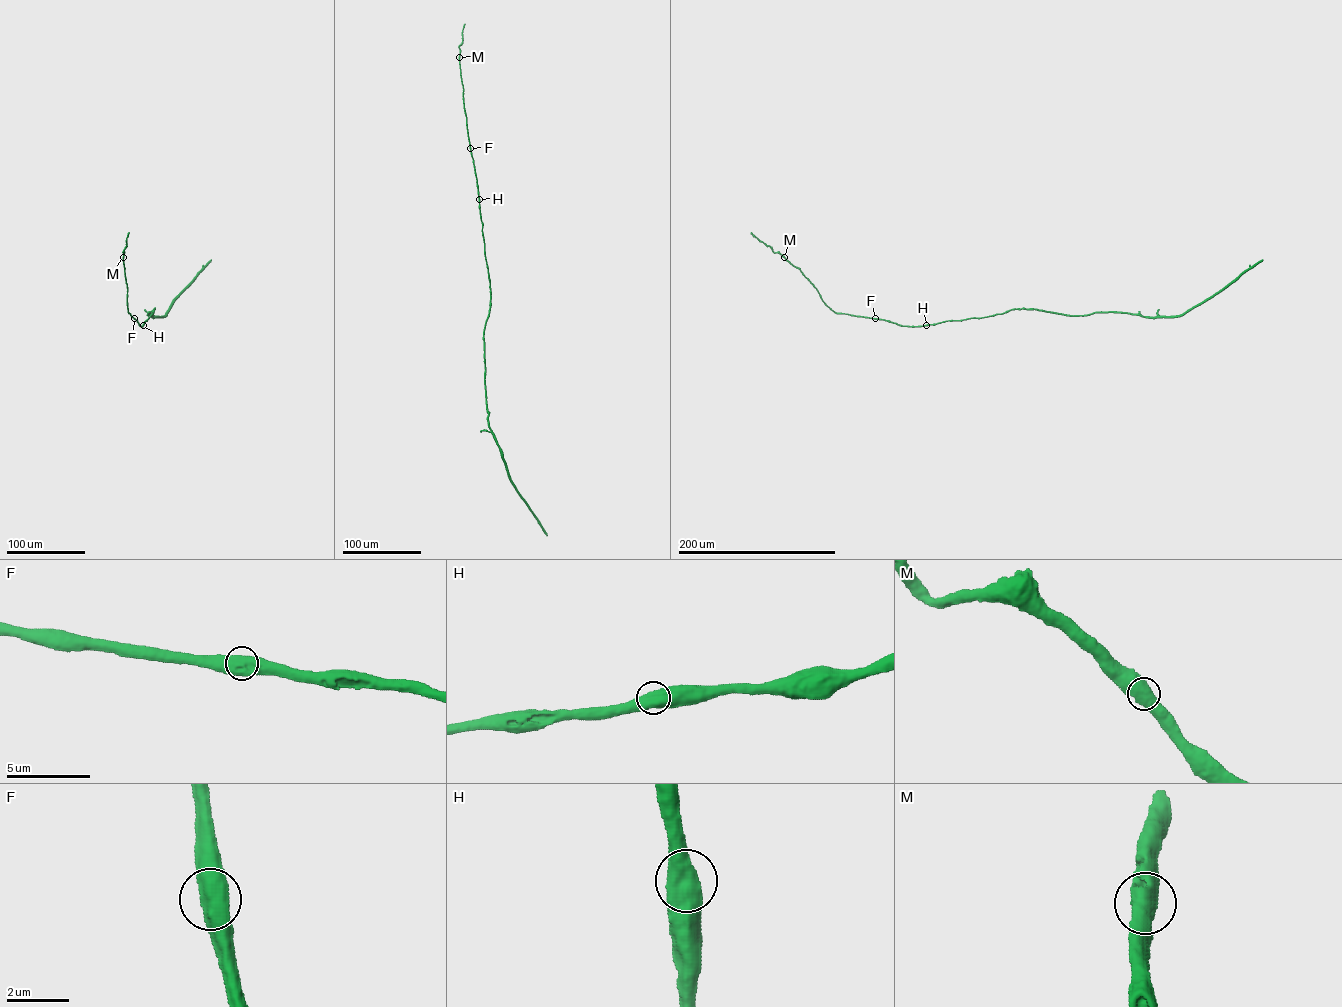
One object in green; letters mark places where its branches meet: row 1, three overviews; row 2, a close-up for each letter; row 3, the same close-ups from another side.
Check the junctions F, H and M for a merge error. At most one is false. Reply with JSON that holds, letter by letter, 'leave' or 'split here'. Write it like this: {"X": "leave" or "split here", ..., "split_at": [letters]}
{"F": "leave", "H": "leave", "M": "leave", "split_at": []}

